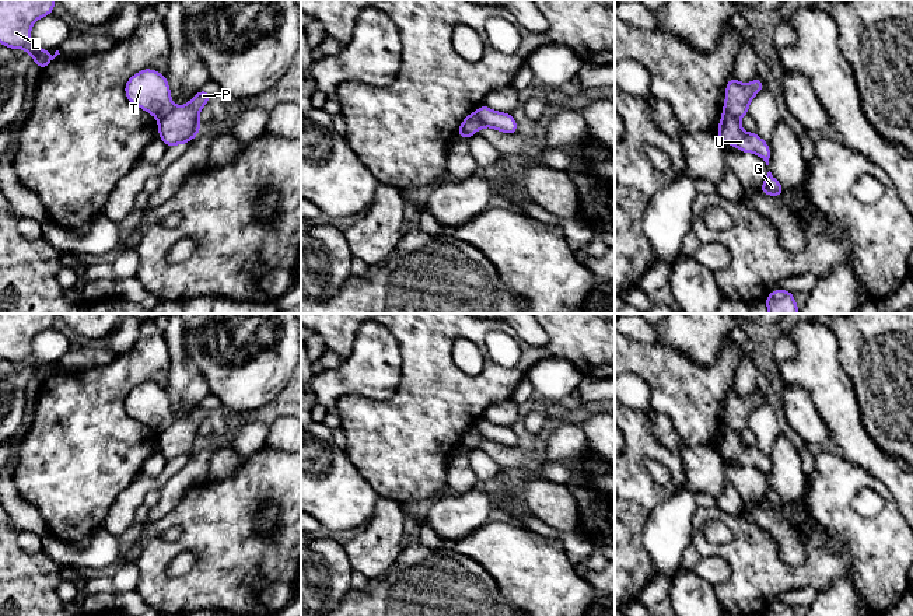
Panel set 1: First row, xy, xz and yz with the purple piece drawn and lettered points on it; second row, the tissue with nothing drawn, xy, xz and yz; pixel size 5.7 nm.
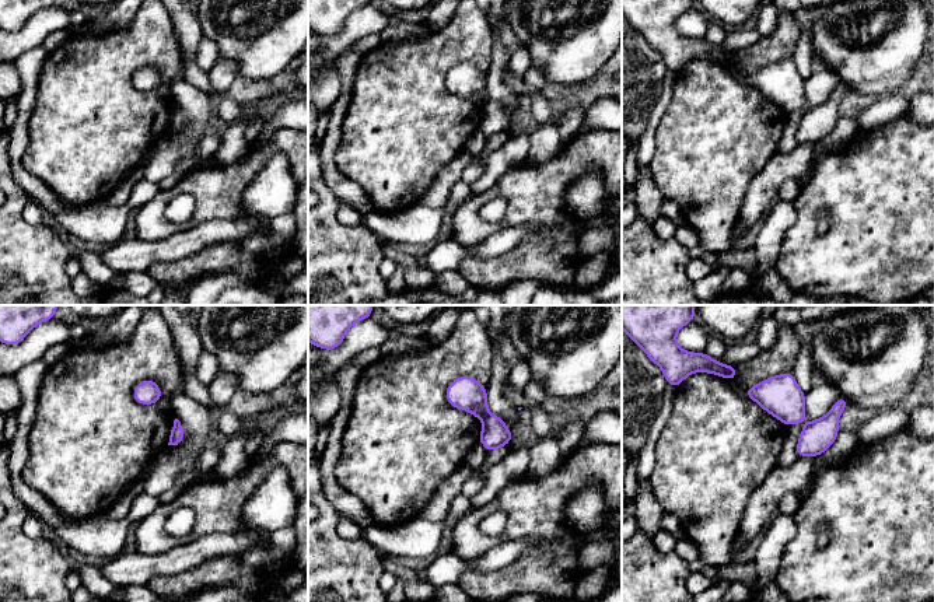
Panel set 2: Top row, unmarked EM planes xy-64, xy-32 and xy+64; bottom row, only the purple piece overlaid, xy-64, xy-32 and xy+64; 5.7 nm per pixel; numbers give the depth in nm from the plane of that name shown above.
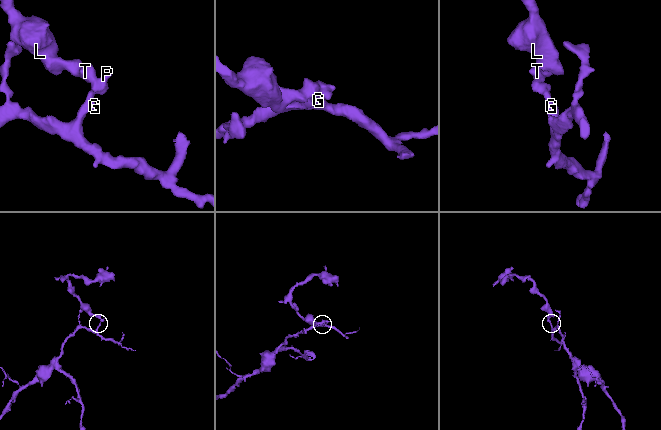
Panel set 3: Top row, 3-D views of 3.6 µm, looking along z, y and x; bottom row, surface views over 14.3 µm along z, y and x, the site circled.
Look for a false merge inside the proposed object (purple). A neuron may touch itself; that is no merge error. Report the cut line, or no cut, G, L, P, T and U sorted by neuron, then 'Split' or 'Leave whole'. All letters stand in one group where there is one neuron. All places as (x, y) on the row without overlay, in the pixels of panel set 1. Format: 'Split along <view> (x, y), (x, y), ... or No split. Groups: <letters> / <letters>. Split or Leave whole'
Split along xy (174, 420), (158, 434). Groups: G P U / L T. Split

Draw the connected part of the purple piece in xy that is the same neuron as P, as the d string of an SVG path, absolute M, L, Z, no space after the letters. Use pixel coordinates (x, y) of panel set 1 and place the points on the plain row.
M200 403L186 419L174 420L169 427L158 434L157 445L167 461L185 459L199 448L202 441L200 424L211 410L211 406Z

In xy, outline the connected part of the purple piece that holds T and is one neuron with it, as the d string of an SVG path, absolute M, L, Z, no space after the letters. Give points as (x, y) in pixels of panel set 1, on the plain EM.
M144 382L133 388L125 398L125 407L130 417L144 423L158 434L174 421L167 389L154 382Z

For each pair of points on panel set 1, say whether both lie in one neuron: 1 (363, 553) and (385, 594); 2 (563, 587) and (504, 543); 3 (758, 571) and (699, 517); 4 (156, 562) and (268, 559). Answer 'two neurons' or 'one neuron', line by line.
1: two neurons
2: one neuron
3: one neuron
4: one neuron

